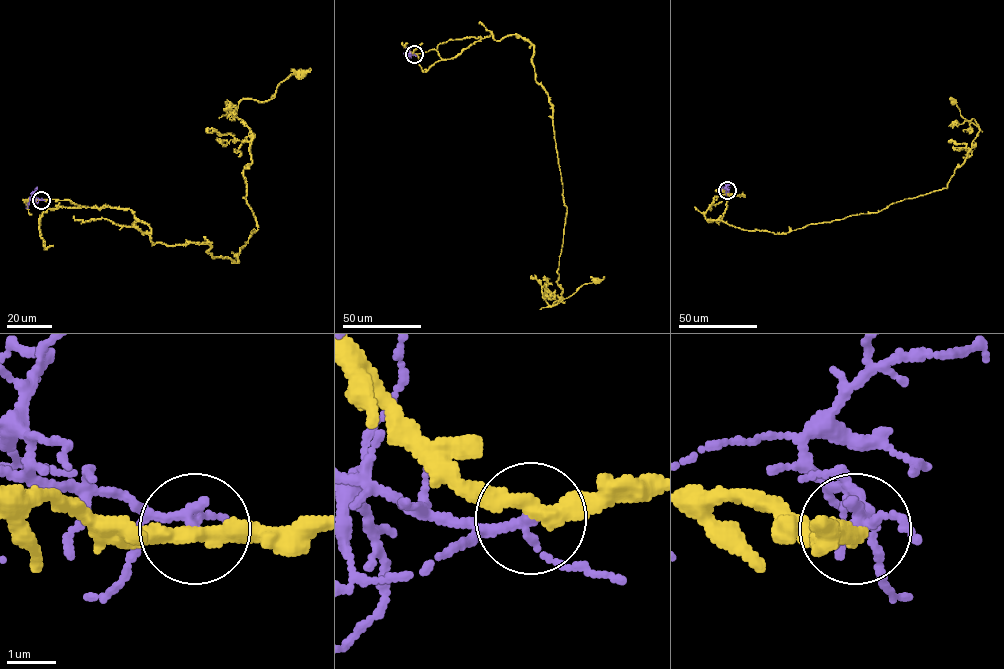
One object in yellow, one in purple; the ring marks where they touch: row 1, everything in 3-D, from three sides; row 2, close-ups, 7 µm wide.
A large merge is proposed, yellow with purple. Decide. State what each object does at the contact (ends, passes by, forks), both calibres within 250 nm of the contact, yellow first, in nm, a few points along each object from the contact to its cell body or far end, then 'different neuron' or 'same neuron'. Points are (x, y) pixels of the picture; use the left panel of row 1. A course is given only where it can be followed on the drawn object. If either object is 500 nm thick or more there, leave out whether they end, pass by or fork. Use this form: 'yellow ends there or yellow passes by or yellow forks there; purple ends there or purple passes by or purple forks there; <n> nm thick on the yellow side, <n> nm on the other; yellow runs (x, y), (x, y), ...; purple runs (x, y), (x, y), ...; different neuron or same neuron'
yellow passes by; purple passes by; 360 nm thick on the yellow side, 190 nm on the other; yellow runs (41, 200), (129, 209), (153, 244), (210, 243), (237, 262), (257, 226), (252, 133), (235, 109), (299, 74); purple runs (41, 200), (31, 198), (25, 208); different neuron

